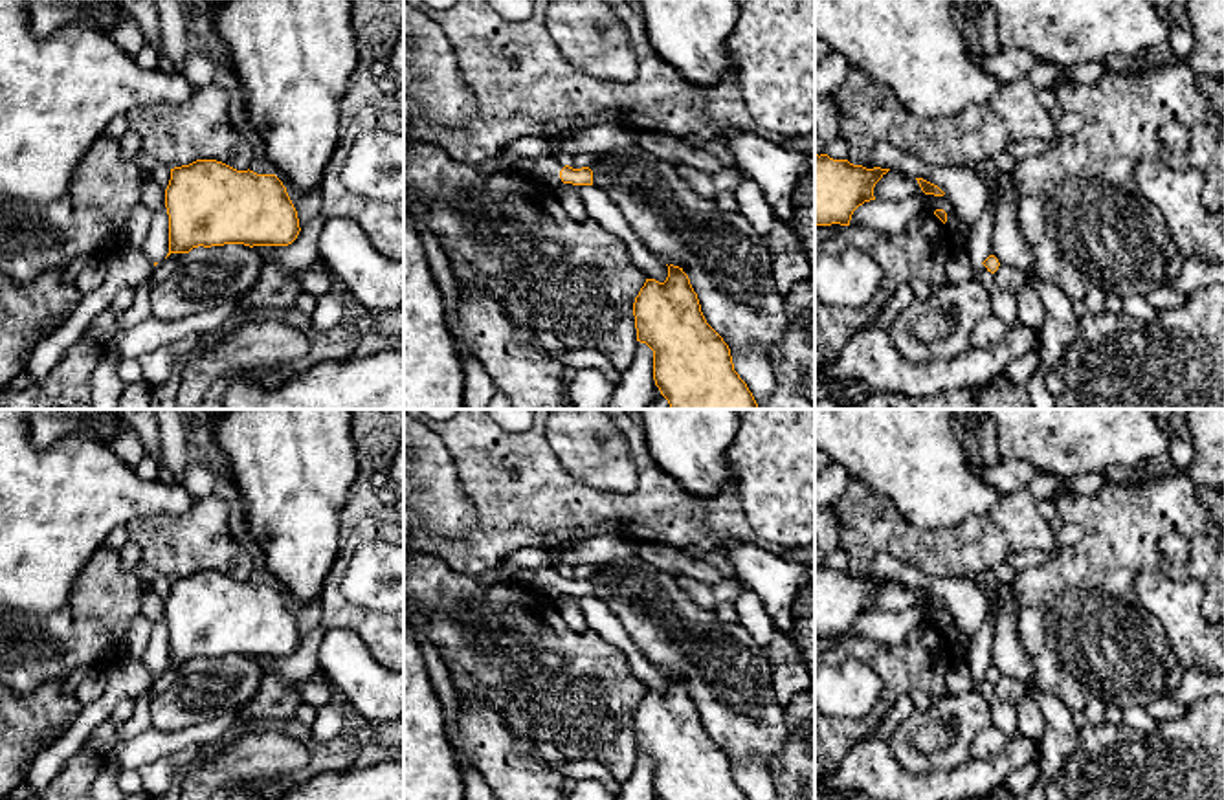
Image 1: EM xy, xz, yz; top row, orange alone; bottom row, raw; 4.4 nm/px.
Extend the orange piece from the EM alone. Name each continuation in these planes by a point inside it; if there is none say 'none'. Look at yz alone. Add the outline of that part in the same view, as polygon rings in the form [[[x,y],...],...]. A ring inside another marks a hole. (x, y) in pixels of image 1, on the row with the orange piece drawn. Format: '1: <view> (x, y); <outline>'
none

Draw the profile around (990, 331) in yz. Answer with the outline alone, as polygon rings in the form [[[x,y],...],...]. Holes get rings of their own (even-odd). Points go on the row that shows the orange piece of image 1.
[[[995,316],[980,319],[969,338],[969,347],[989,349],[995,347],[1006,334],[1007,327]]]

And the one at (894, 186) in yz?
[[[890,169],[886,174],[883,174],[883,178],[873,187],[873,196],[879,200],[916,198],[923,204],[925,209],[930,209],[932,213],[936,209],[943,209],[947,213],[945,228],[949,235],[952,235],[954,229],[963,228],[960,224],[954,206],[949,202],[945,194],[925,194],[916,178],[907,176],[896,169]]]

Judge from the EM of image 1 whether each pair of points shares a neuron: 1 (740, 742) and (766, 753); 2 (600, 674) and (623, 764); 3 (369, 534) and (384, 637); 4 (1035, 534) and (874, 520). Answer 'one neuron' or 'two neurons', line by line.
1: one neuron
2: one neuron
3: one neuron
4: one neuron

